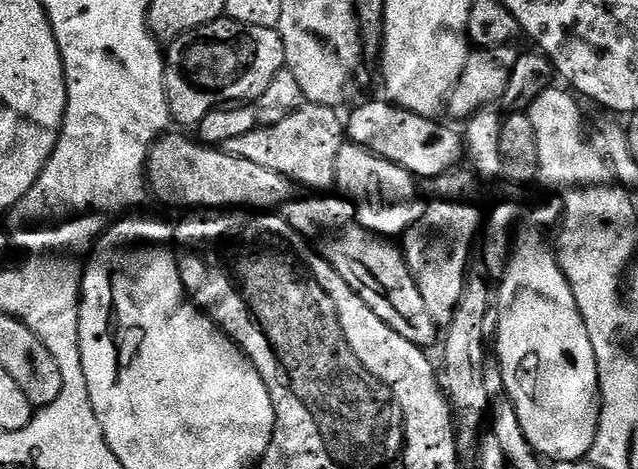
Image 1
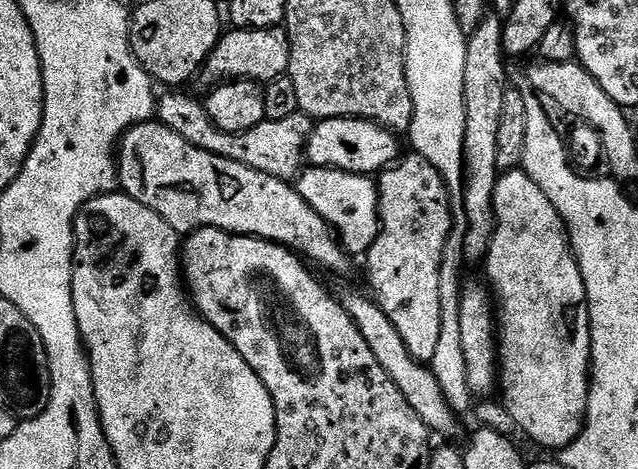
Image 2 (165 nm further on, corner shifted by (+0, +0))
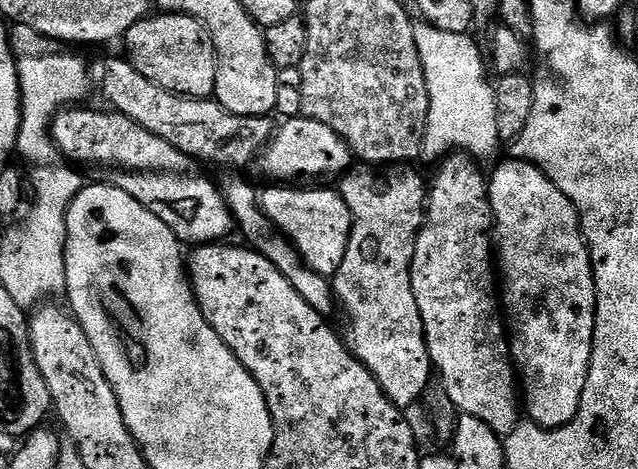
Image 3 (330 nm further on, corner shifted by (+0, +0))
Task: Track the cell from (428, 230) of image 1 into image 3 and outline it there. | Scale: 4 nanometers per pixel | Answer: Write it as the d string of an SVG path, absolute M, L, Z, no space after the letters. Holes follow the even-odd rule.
M386 164L383 166L360 166L360 169L357 167L355 170L349 171L347 175L343 177L339 181L338 191L340 196L346 202L346 206L350 206L350 214L352 215L352 233L350 234L350 242L346 246L346 258L342 258L342 266L338 266L338 270L336 271L335 276L331 277L331 286L332 291L334 293L335 299L338 301L339 307L342 309L344 307L344 312L348 315L348 336L346 332L346 343L348 345L348 349L353 352L354 355L360 361L364 363L366 367L370 370L370 374L374 374L374 378L378 382L378 386L382 386L382 390L388 395L390 398L390 402L394 402L396 407L401 410L407 410L412 404L417 403L427 393L430 385L434 380L434 369L432 366L432 359L430 358L430 354L428 353L428 347L426 346L426 338L424 337L424 327L422 326L422 314L418 314L418 302L414 302L414 290L412 289L412 263L414 262L414 246L418 242L418 234L422 230L422 226L424 225L424 213L426 211L426 205L428 202L428 188L426 187L426 180L423 180L422 177L419 176L418 173L415 172L415 167L409 166L408 164Z

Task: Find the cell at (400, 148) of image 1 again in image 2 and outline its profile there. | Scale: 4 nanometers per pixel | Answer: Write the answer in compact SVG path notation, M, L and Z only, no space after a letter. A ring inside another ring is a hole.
M359 116L350 118L330 118L319 121L313 127L308 139L306 160L314 168L337 168L354 174L372 176L395 165L401 159L397 133L384 128L372 120L362 120Z

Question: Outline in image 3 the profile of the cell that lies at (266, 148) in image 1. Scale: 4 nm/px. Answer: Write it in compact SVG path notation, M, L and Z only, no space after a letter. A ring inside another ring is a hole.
M104 56L101 60L92 60L90 64L90 75L92 83L102 95L108 99L107 107L120 112L126 118L130 118L138 126L150 130L158 138L170 142L184 156L191 156L193 161L209 160L212 164L221 164L224 170L244 170L244 167L251 165L256 157L263 152L264 147L269 144L274 135L273 117L267 116L239 116L230 114L226 106L222 106L215 100L196 100L193 96L179 96L154 82L150 78L142 78L138 70L132 65L131 60L116 56Z

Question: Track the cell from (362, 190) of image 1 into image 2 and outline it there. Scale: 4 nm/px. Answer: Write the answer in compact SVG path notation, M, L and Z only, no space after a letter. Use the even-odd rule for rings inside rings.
M305 167L294 187L310 202L320 219L332 229L349 257L368 253L380 229L380 190L372 176L354 174L337 168Z

